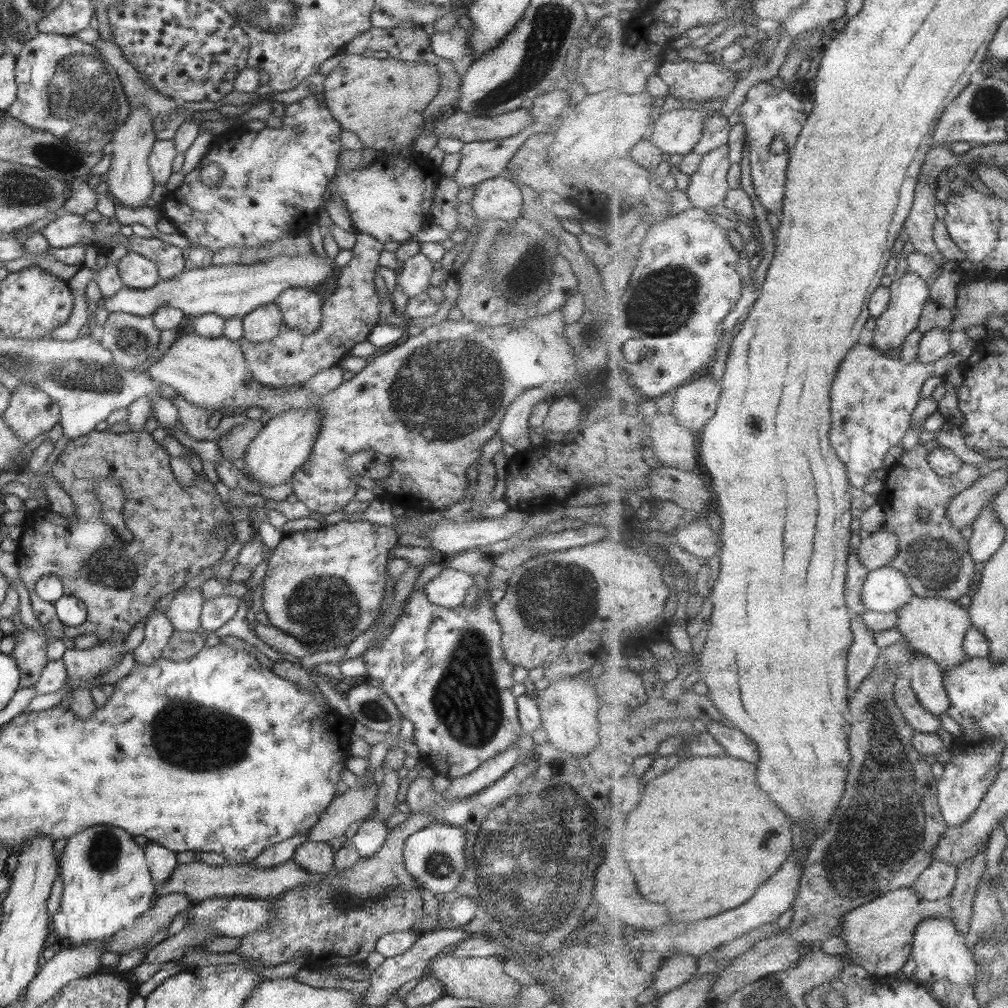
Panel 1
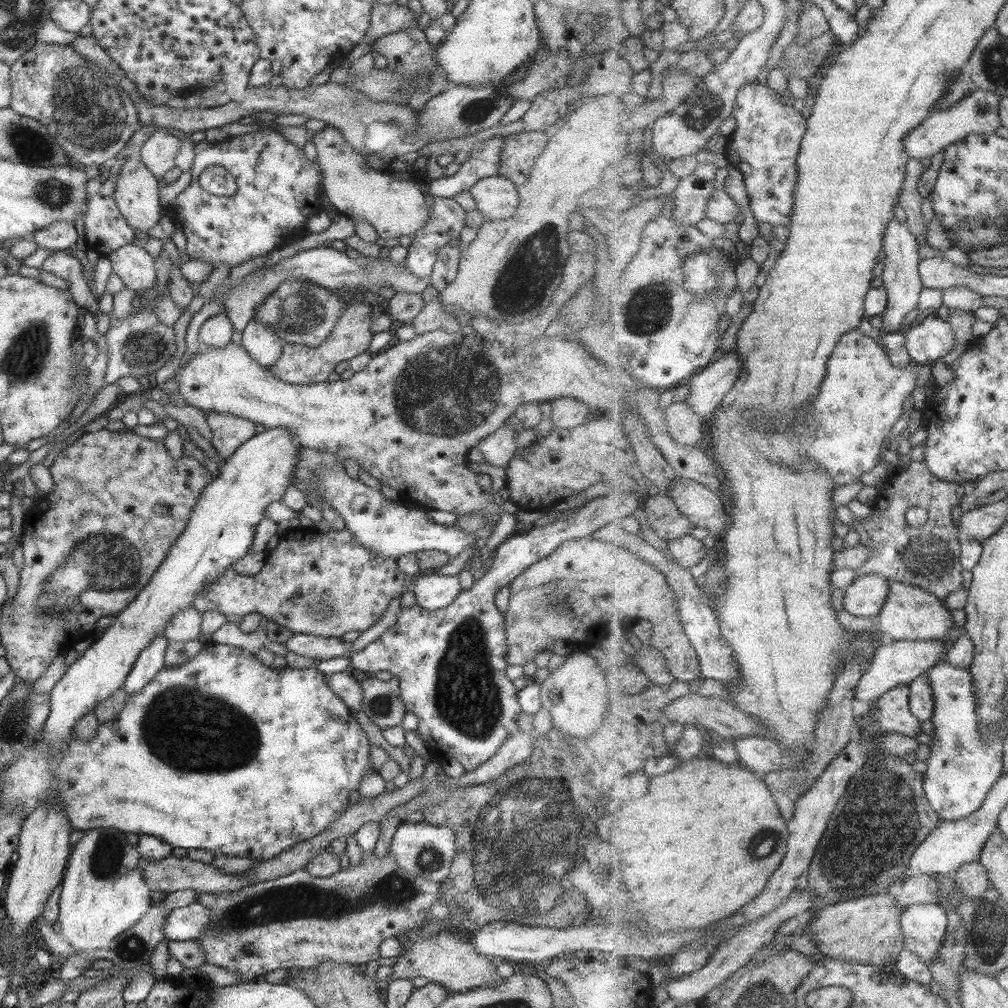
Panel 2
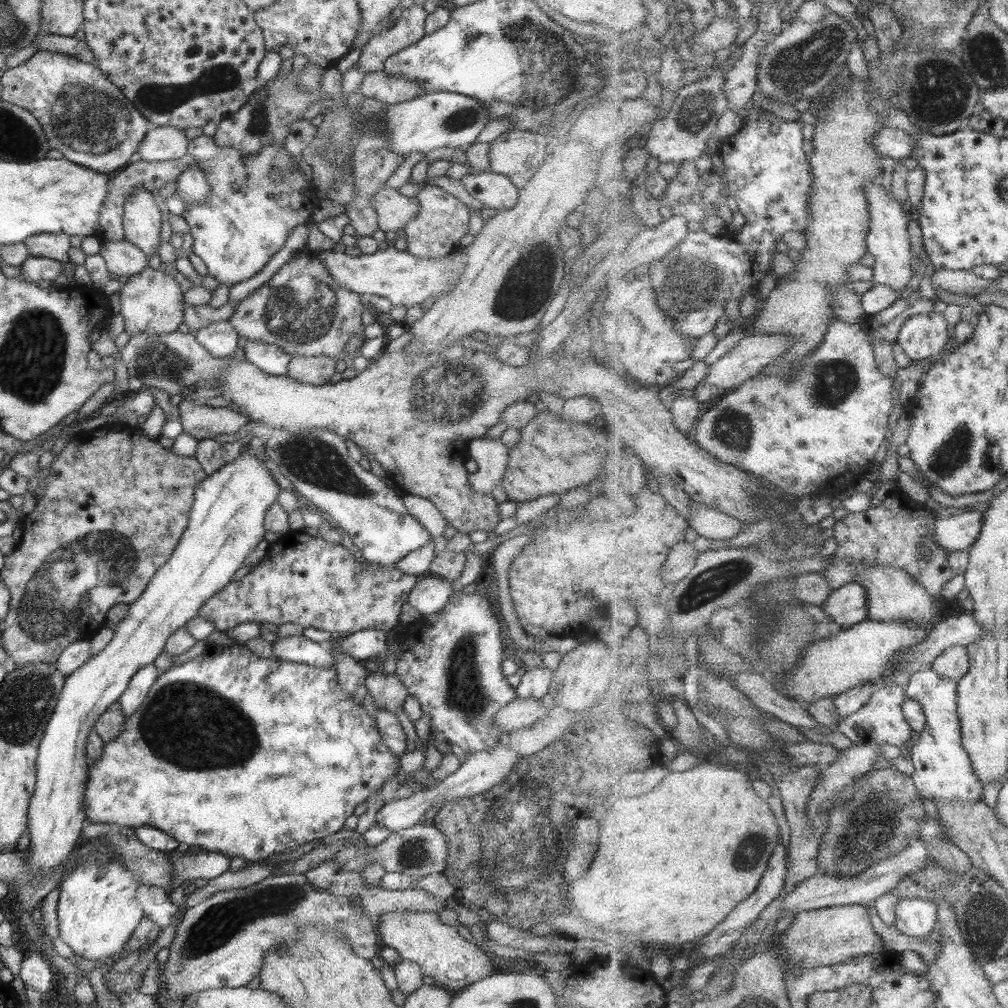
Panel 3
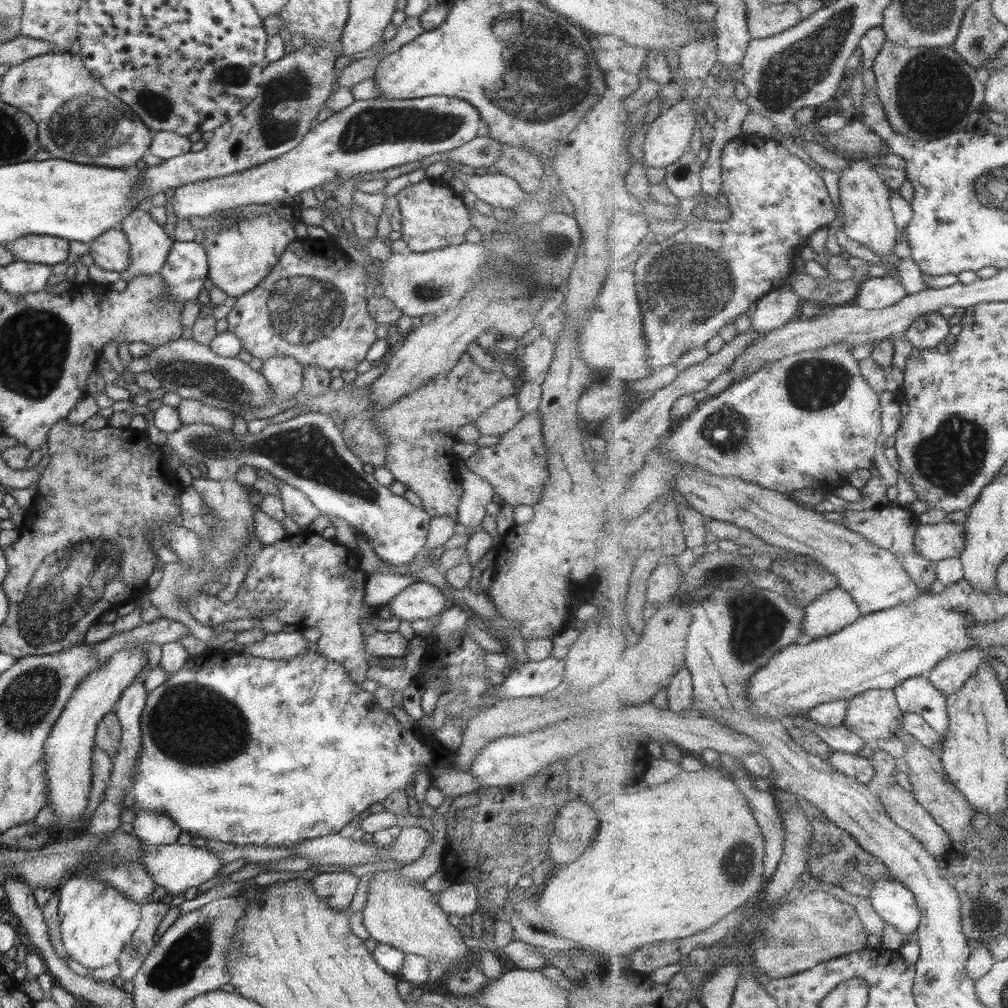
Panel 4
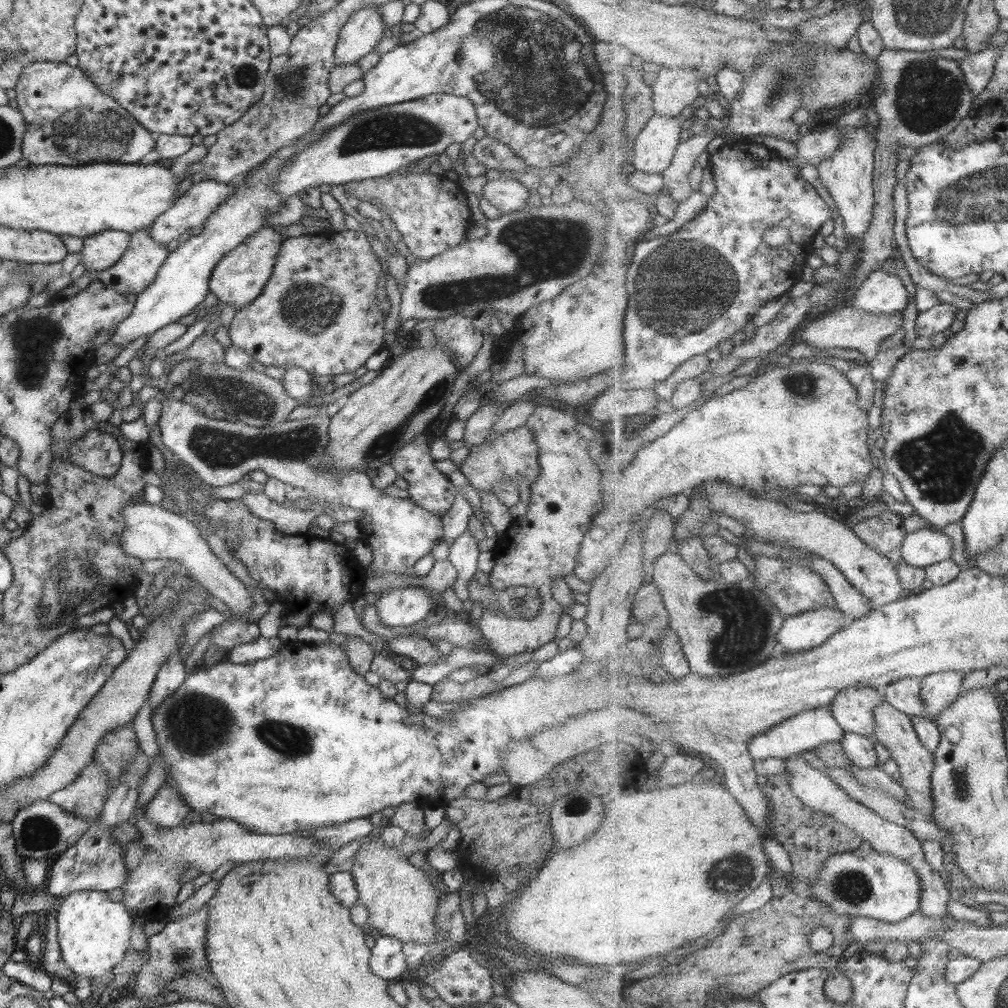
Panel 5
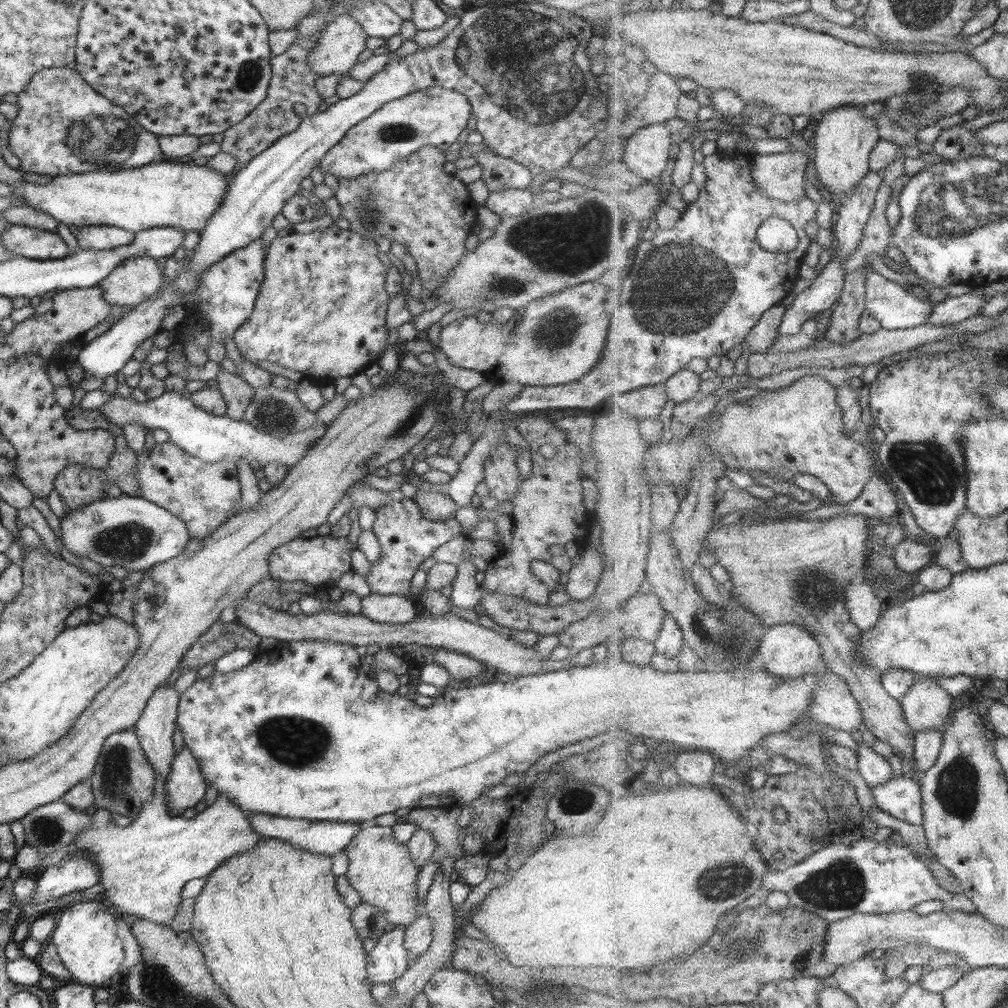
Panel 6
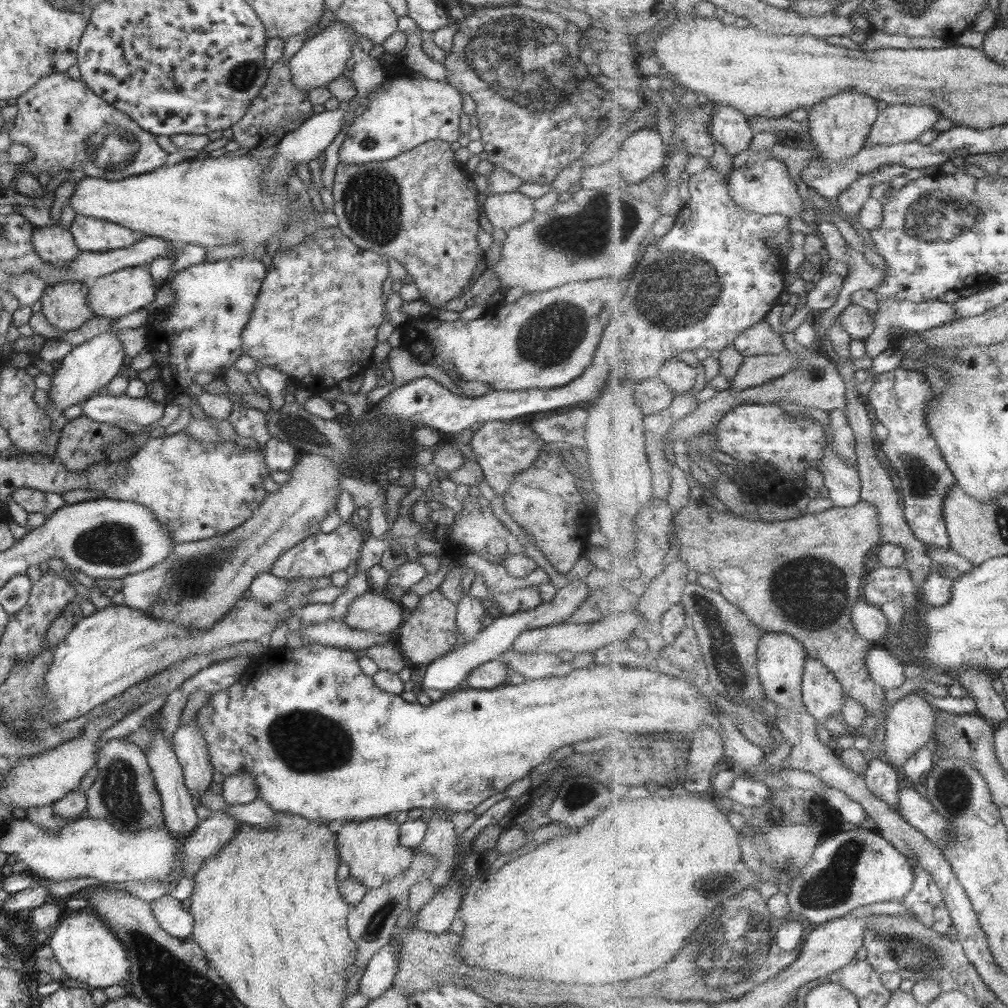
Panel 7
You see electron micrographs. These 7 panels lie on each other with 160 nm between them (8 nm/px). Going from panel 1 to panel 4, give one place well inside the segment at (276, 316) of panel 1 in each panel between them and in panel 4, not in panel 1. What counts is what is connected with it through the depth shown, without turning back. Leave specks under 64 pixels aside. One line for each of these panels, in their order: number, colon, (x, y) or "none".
2: (263, 347)
3: (271, 360)
4: (284, 374)

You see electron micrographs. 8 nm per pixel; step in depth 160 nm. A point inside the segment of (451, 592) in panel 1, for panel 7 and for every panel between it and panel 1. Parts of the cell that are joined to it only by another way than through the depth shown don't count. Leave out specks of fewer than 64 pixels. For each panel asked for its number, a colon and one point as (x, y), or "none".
2: (432, 592)
3: (429, 595)
4: (419, 601)
5: (405, 606)
6: (392, 609)
7: (379, 615)

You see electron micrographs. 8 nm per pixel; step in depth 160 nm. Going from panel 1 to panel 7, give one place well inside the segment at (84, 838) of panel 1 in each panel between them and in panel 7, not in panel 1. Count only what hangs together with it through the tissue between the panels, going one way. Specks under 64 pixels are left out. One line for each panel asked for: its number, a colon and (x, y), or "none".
2: (102, 893)
3: (96, 912)
4: (95, 921)
5: (92, 933)
6: (84, 936)
7: (83, 945)

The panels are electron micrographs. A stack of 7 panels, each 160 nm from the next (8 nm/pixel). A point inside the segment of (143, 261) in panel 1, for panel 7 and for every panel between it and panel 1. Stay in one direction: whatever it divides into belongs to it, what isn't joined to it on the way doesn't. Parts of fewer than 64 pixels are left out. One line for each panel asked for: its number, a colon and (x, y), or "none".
2: (131, 263)
3: (121, 258)
4: (110, 251)
5: (100, 251)
6: (94, 238)
7: (89, 234)

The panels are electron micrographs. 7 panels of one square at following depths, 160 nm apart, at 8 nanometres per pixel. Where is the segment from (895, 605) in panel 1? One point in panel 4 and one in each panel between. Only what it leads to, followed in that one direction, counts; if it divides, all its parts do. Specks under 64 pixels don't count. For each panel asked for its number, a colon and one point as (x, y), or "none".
2: (868, 595)
3: (847, 606)
4: (831, 612)

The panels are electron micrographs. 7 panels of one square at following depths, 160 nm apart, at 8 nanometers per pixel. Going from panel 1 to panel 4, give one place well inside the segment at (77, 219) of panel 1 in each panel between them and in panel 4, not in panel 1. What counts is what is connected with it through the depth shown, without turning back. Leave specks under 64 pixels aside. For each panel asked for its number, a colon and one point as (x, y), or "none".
2: (59, 236)
3: (55, 246)
4: (47, 250)

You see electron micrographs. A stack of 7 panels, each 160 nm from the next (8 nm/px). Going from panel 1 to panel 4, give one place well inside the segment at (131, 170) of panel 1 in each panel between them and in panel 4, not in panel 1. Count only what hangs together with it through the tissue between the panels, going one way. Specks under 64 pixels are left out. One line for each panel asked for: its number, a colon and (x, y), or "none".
2: (136, 194)
3: (141, 221)
4: (148, 245)

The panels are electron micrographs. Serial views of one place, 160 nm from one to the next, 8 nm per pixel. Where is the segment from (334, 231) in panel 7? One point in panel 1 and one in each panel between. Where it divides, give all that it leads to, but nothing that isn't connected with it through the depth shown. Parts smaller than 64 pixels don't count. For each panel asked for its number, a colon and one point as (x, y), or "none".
1: (300, 308)
2: (299, 313)
3: (300, 310)
4: (311, 306)
5: (318, 311)
6: (321, 306)

